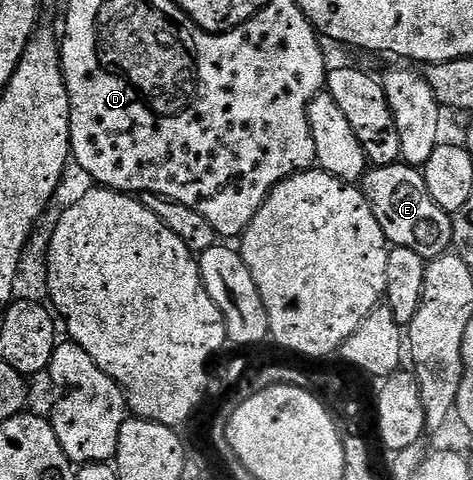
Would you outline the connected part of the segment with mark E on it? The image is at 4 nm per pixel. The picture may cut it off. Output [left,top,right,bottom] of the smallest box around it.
[363,161,453,261]

